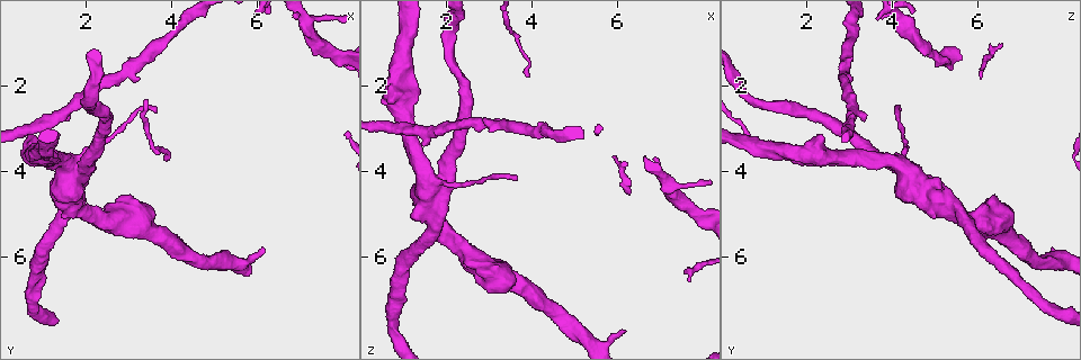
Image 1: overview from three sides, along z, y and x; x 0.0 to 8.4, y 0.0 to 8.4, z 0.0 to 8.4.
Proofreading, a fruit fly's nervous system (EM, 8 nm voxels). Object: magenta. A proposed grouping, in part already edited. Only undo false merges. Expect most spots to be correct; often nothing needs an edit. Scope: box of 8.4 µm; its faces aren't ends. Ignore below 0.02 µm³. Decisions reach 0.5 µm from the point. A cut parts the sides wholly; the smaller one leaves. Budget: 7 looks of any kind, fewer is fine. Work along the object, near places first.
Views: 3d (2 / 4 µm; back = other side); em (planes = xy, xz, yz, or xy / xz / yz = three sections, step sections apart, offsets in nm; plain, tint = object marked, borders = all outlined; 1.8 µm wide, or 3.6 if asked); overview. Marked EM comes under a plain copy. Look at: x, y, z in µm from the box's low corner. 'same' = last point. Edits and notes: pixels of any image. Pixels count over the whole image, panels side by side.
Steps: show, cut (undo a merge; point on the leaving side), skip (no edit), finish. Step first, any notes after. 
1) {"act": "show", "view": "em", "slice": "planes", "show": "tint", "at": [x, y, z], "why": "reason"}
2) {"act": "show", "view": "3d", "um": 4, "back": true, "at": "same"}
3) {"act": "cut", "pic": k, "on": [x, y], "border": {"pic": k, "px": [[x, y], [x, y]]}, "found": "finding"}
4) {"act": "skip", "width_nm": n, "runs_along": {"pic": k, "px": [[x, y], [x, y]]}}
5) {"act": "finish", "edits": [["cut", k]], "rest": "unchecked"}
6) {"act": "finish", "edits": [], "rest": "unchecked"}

{"act": "show", "view": "3d", "um": 2, "at": [0.80, 3.65, 2.20], "why": "arms part here"}

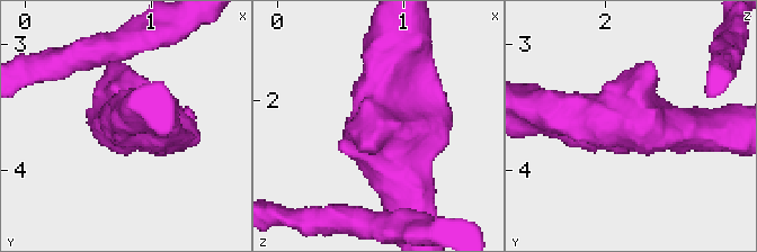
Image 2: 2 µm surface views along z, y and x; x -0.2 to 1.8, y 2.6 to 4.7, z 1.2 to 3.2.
{"act": "show", "view": "em", "slice": "planes", "show": "tint", "at": [0.82, 3.64, 2.24]}

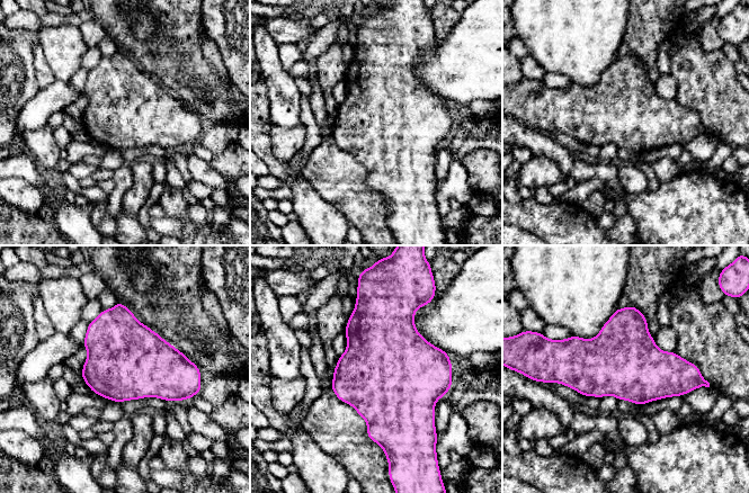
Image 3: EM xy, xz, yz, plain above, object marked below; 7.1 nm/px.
{"act": "skip", "found": "continuous, no second neuron"}

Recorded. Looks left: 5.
{"act": "show", "view": "em", "slice": "yz", "step": 8, "show": "tint", "at": [1.75, 3.85, 4.20]}

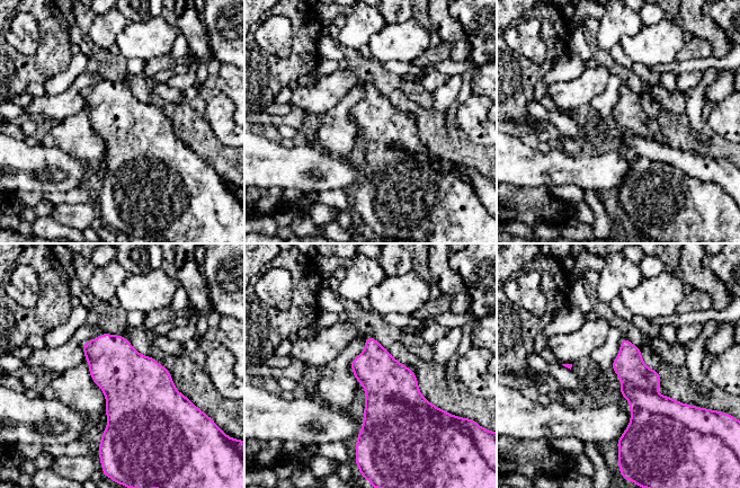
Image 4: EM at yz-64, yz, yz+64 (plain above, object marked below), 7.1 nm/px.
{"act": "skip", "found": "all the same neuron"}

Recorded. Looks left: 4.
{"act": "show", "view": "em", "slice": "xz", "step": 8, "show": "tint", "at": [2.65, 5.20, 6.15], "why": "sudden change in width"}

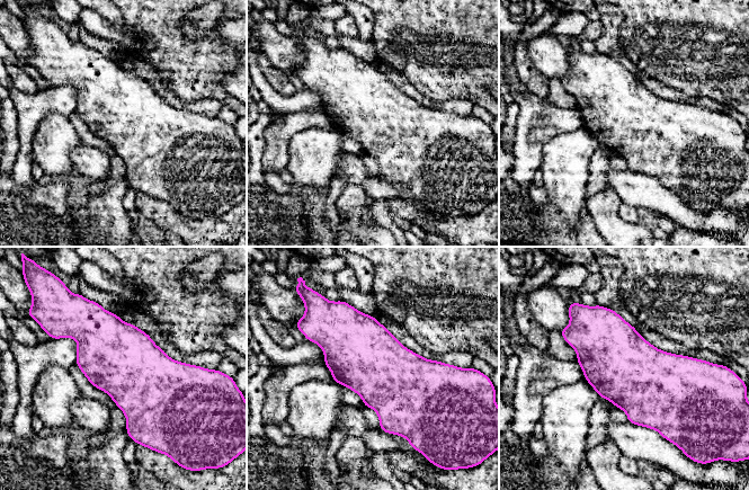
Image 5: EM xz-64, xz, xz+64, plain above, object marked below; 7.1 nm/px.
{"act": "show", "view": "em", "slice": "planes", "show": "tint", "at": "same"}

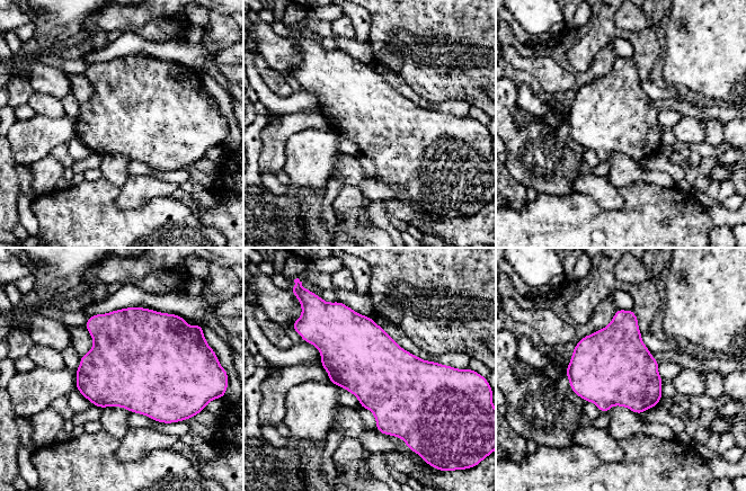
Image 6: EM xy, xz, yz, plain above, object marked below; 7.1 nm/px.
{"act": "skip", "found": "continuous, no second neuron"}

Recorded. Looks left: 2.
{"act": "finish", "edits": [], "rest": "unchecked"}

